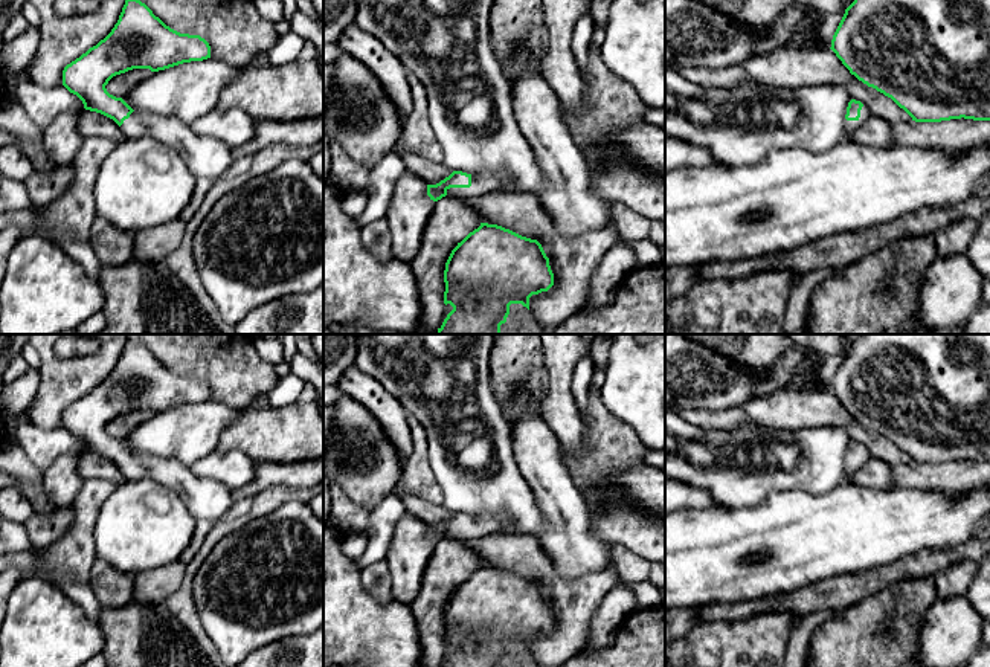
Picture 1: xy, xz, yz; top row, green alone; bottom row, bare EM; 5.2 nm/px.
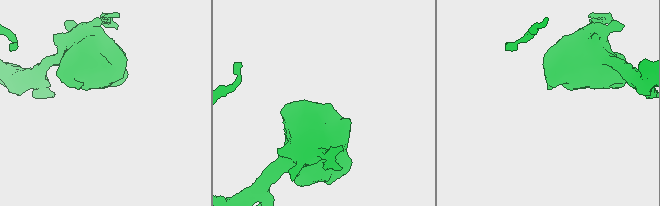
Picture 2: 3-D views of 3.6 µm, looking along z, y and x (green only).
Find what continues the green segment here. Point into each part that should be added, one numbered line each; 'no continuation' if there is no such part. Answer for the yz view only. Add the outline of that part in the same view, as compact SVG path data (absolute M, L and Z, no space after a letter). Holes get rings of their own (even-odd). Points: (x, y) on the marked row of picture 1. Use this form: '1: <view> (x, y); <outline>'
1: yz (850, 125); M862 107L860 118L857 121L845 121L845 137L851 136L862 124L866 122L868 113L866 108Z

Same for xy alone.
1: xy (205, 156); M133 111L121 130L127 139L151 137L172 148L183 159L189 172L209 180L220 179L233 163L232 150L221 140L201 136L189 125L148 111Z

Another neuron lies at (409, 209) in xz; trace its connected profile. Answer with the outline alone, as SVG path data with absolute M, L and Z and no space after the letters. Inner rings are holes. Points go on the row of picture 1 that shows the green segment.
M412 172L400 174L384 220L391 229L394 258L409 263L419 249L424 226L430 218L435 201L427 195L427 183Z

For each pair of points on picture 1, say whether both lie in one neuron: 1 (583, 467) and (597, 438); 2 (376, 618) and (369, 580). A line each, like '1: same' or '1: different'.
1: same
2: different

